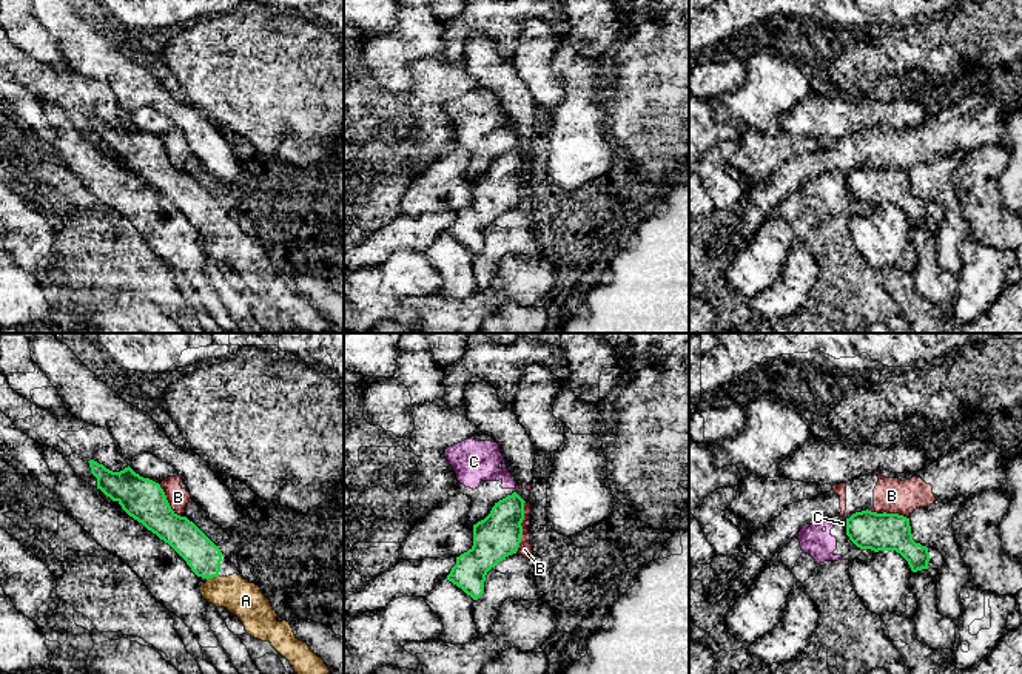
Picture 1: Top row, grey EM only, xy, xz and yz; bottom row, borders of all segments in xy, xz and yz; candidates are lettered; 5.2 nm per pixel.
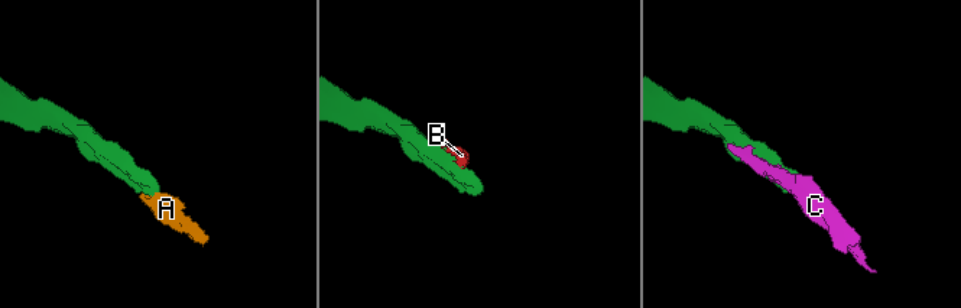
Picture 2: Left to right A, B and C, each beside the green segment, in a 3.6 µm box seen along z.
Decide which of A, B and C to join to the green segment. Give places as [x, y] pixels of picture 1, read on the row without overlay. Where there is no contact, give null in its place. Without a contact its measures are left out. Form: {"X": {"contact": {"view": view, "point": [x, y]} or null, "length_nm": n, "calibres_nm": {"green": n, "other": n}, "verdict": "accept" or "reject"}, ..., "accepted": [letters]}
{"A": {"contact": {"view": "xy", "point": [211, 232]}, "length_nm": 70, "calibres_nm": {"green": 180, "other": 190}, "verdict": "accept"}, "B": {"contact": {"view": "xz", "point": [521, 182]}, "length_nm": 280, "calibres_nm": {"green": 240, "other": 70}, "verdict": "reject"}, "C": {"contact": {"view": "yz", "point": [847, 181]}, "length_nm": 30, "calibres_nm": {"green": 200, "other": 20}, "verdict": "reject"}, "accepted": ["A"]}

